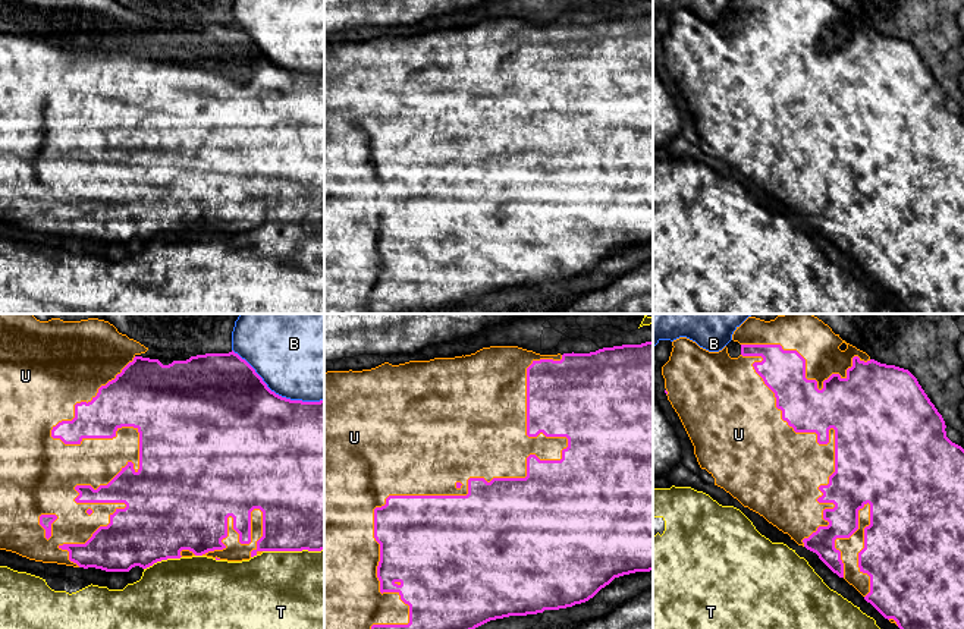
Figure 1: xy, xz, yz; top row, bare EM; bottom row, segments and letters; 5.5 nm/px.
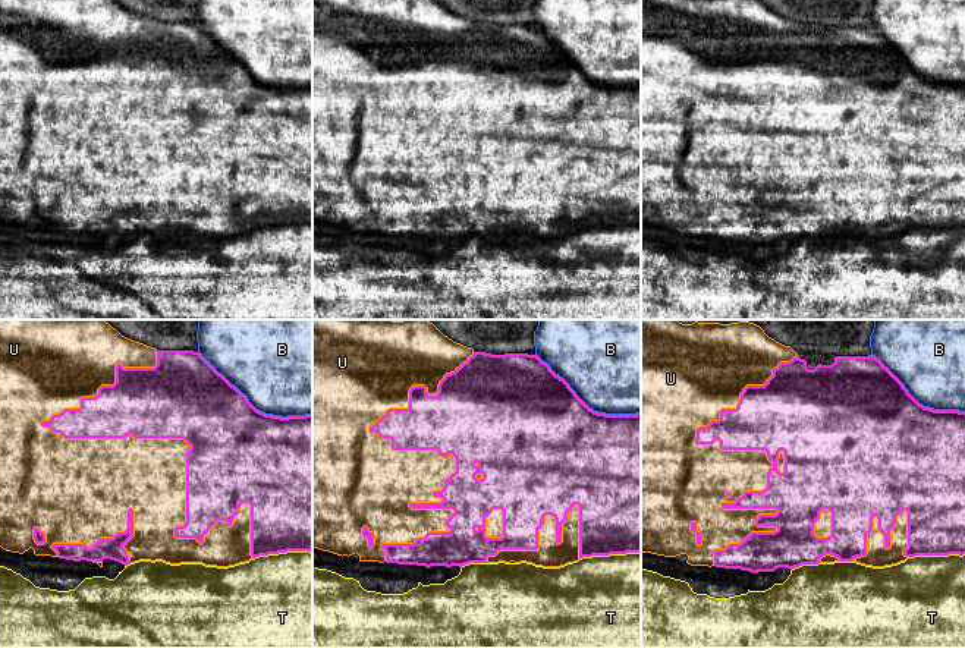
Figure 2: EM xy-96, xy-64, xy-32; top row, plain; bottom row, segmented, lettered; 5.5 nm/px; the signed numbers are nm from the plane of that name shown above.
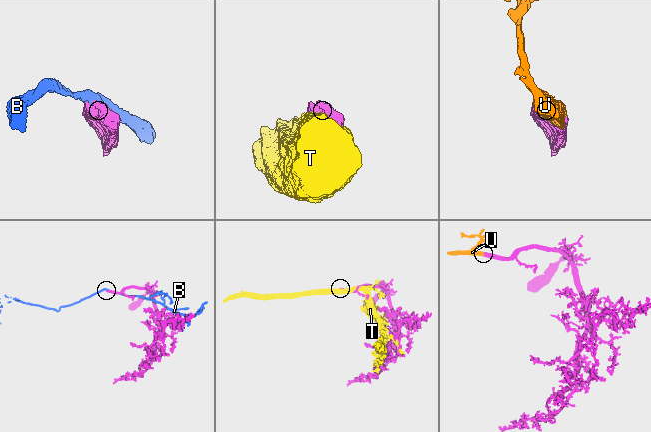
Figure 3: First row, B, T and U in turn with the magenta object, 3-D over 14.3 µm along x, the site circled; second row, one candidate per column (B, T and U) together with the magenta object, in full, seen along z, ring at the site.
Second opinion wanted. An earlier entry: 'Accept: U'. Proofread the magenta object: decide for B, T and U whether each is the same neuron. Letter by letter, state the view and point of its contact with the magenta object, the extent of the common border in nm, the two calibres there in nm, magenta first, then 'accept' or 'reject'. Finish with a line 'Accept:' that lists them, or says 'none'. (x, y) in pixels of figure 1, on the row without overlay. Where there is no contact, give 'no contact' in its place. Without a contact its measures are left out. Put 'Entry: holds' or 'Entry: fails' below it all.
B: xy (275, 65) | 550 nm | 500/400 nm | reject
T: xy (292, 222) | 340 nm | 460/500 nm | reject
U: xz (468, 160) | 1850 nm | 480/400 nm | accept
Accept: U
Entry: holds

